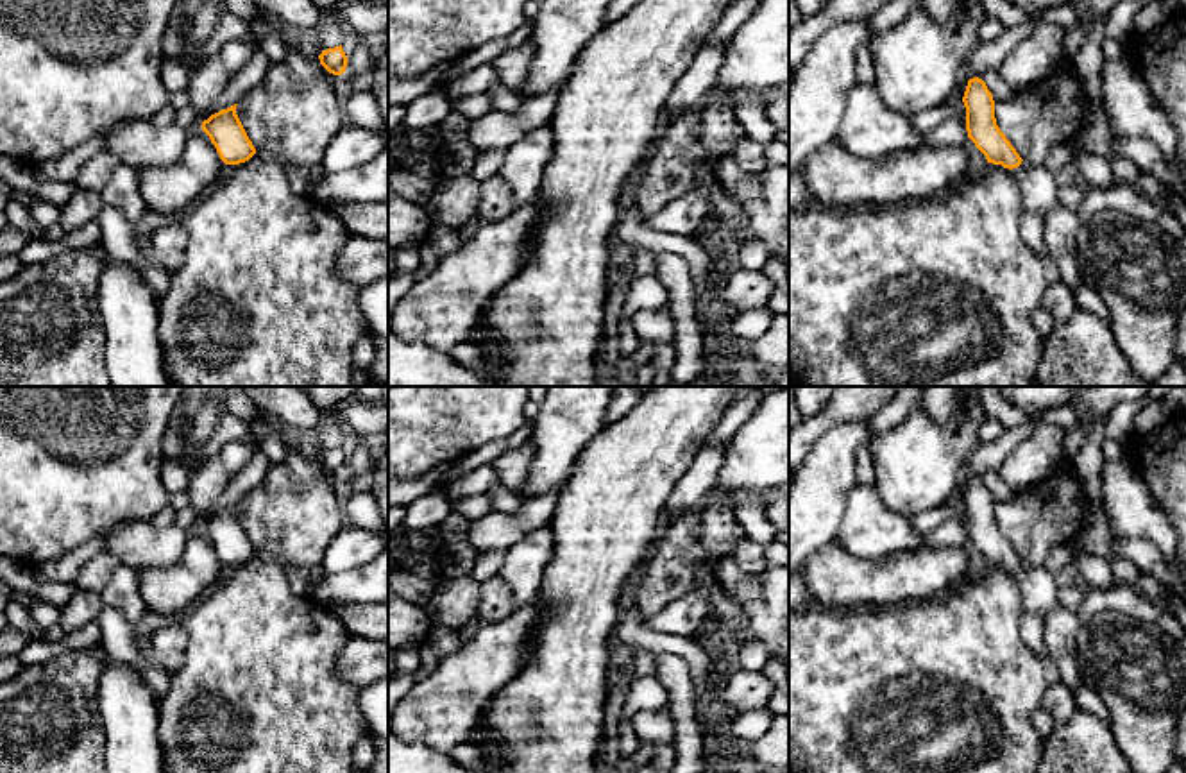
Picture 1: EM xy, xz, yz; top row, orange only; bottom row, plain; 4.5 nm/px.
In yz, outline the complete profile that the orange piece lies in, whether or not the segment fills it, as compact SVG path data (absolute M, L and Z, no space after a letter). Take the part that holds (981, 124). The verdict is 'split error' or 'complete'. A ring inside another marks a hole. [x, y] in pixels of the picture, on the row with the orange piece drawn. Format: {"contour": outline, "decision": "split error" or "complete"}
{"contour": "M978 77L968 81L964 97L968 138L986 156L987 163L1009 168L1018 181L1027 213L1043 217L1059 202L1059 181L1045 163L1021 165L1021 157L996 125L995 100L986 82Z", "decision": "split error"}

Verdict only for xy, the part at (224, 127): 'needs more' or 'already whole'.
already whole

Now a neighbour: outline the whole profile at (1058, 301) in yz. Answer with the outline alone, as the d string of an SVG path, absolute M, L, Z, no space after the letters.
M1063 281L1050 286L1041 299L1041 310L1052 317L1054 326L1064 324L1075 308L1073 290Z

